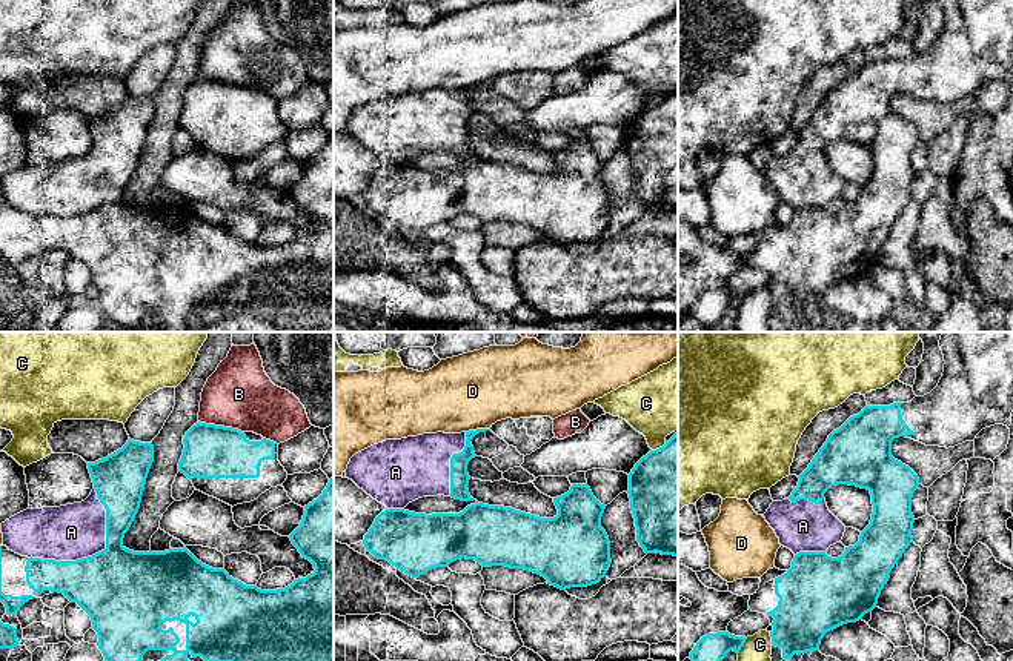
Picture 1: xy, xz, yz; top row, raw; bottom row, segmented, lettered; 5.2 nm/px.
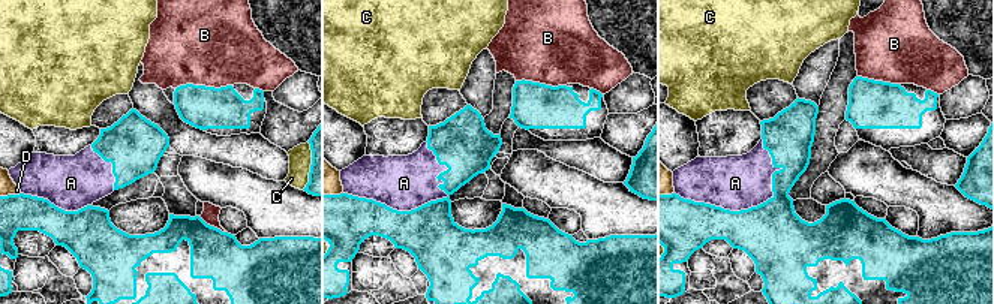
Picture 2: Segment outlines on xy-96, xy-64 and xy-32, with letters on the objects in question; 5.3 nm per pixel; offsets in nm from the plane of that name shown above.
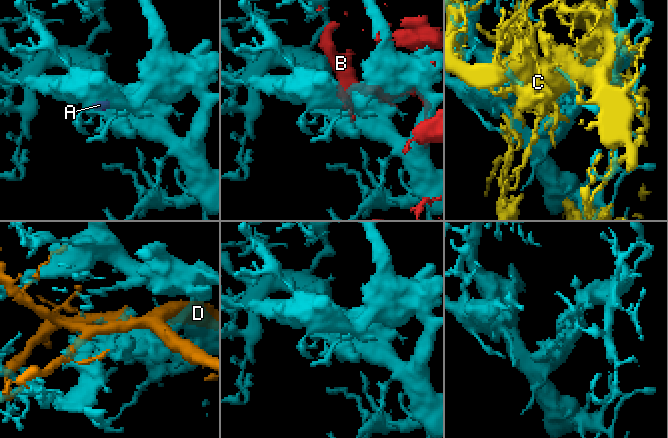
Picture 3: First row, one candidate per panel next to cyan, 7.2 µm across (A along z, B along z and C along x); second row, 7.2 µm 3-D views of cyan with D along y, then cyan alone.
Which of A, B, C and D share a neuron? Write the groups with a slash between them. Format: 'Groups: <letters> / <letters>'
Groups: A / B / C / D

